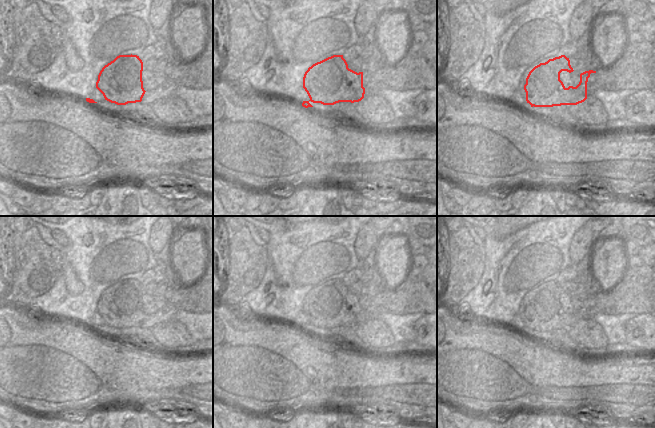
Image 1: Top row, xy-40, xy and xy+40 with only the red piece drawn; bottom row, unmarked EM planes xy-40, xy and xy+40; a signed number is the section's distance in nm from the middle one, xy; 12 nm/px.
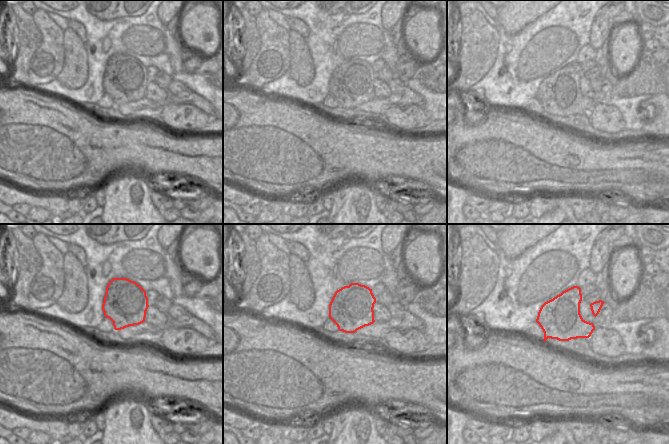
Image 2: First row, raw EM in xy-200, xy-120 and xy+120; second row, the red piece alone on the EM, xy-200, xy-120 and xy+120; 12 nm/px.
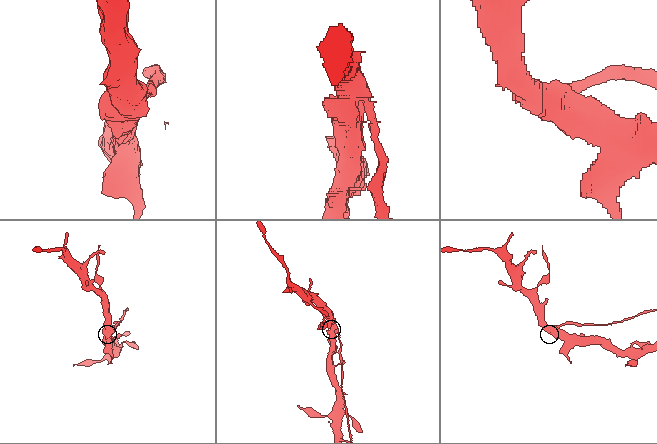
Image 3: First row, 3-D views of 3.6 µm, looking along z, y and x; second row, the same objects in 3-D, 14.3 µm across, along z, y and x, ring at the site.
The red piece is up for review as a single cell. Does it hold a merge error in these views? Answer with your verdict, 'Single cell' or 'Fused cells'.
Fused cells

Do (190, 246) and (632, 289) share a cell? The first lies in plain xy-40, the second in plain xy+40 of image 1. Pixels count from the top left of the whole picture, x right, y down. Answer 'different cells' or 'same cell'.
different cells

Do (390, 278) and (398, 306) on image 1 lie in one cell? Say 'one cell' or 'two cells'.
two cells

